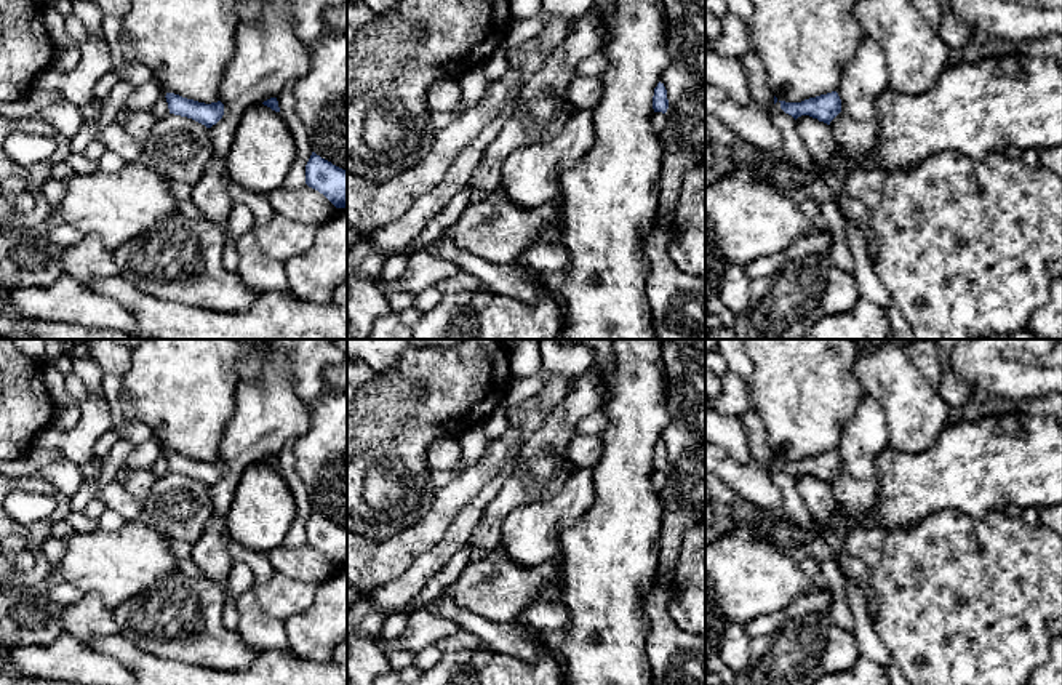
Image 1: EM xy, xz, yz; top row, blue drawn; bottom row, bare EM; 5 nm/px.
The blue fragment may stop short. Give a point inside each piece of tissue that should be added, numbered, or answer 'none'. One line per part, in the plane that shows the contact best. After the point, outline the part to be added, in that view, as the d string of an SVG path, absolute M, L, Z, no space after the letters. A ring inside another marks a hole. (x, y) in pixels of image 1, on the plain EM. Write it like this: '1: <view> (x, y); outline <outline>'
none

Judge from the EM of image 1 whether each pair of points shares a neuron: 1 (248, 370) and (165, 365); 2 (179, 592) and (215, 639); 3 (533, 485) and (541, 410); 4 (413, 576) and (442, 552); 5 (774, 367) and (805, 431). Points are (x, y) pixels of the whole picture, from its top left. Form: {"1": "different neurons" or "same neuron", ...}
{"1": "different neurons", "2": "same neuron", "3": "different neurons", "4": "same neuron", "5": "same neuron"}

